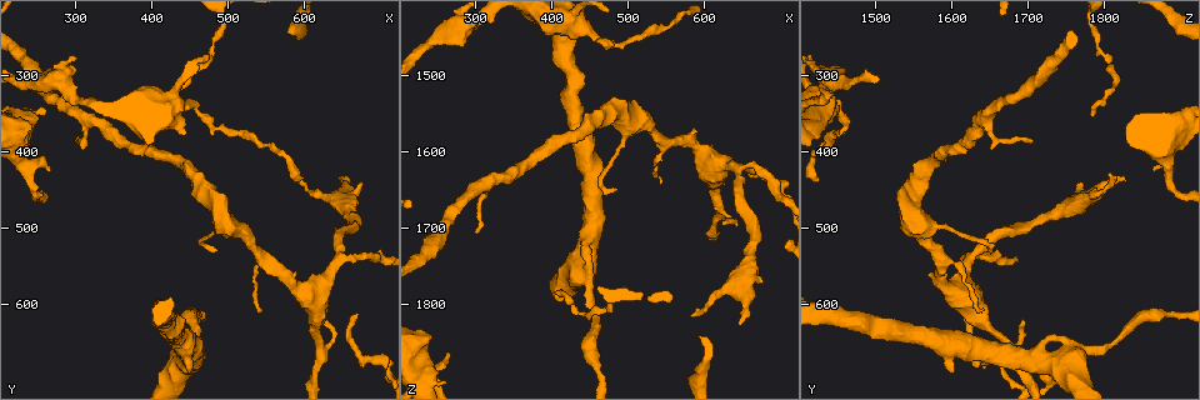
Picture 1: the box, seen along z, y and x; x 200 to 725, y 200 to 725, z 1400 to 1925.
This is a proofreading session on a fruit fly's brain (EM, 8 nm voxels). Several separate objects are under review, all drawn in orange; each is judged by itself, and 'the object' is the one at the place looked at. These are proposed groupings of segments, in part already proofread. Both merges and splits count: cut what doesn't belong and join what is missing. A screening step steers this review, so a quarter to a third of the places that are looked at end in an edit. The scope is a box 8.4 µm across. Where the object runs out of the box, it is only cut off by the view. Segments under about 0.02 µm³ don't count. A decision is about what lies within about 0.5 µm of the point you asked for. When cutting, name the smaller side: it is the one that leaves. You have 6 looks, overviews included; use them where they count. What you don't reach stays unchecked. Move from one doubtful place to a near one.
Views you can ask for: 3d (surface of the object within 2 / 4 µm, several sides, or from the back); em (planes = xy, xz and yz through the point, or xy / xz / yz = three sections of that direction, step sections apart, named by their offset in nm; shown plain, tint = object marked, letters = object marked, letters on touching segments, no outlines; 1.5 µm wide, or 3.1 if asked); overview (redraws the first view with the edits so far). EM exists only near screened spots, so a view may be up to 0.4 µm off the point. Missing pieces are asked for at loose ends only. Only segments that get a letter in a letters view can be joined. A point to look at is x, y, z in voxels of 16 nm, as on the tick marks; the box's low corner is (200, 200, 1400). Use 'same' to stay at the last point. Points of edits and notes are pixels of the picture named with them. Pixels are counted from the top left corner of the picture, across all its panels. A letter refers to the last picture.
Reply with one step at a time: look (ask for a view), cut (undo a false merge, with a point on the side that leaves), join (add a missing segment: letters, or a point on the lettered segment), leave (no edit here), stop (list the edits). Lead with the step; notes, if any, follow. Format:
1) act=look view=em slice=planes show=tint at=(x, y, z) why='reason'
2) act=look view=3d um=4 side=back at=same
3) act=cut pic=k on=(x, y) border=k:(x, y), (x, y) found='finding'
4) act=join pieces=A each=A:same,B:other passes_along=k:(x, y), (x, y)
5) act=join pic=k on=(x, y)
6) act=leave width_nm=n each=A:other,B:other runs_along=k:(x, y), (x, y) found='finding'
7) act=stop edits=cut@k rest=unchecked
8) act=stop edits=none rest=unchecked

act=look view=em slice=planes show=letters at=(645, 440, 1825) why='branch stops here'

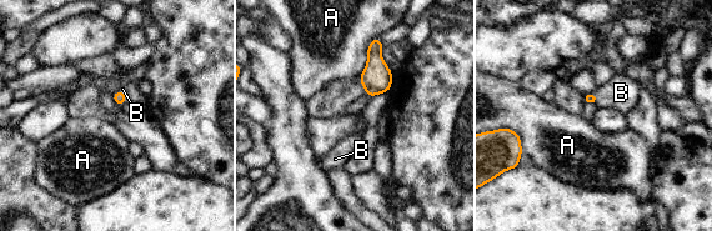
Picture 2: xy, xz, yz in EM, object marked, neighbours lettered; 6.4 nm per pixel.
act=join pieces=B longest_contact=A:300nm each=A:other,B:same passes_along=2:(590, 98), (596, 99), (621, 93) found='it goes on there'

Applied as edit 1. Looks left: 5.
act=look view=3d um=4 side=back at=(480, 535, 1650) why='an open end'

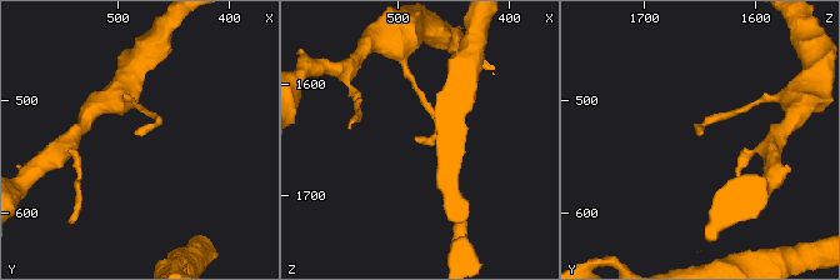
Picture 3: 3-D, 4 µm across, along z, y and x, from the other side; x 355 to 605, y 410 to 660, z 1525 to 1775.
act=look view=em slice=yz step=4 show=letters at=(484, 534, 1652)

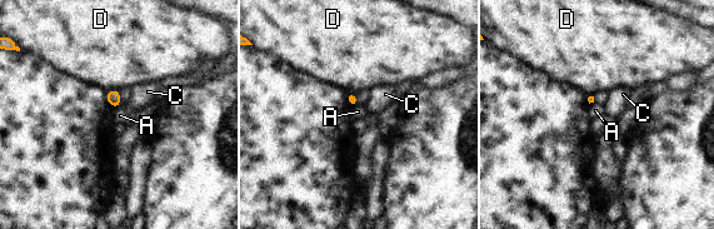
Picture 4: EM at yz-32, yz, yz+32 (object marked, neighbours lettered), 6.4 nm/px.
act=look view=em slice=planes show=letters at=same

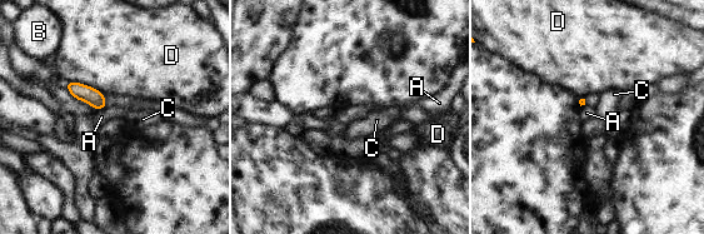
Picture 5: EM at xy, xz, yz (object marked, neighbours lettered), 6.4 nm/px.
act=leave each=A:other,B:other,C:other,D:other found='none of them fits'

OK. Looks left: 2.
act=stop edits=join@2 rest=unchecked

